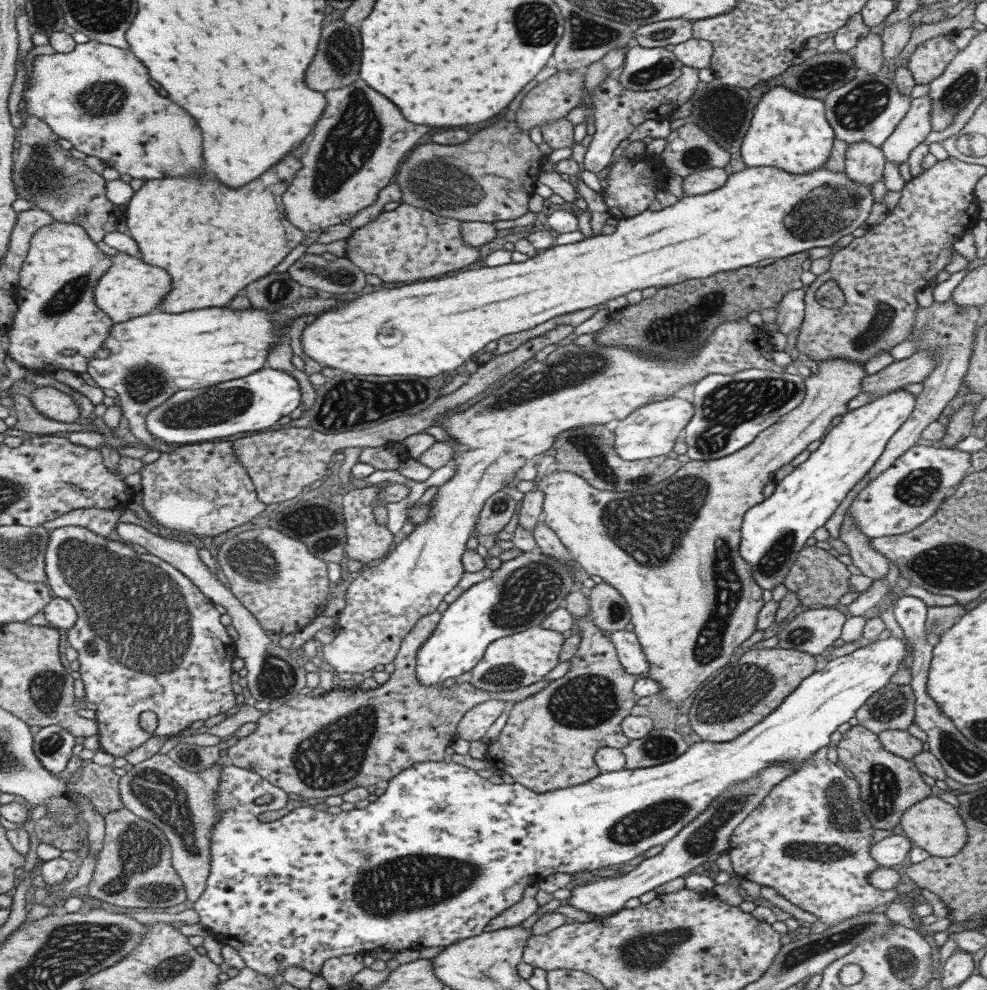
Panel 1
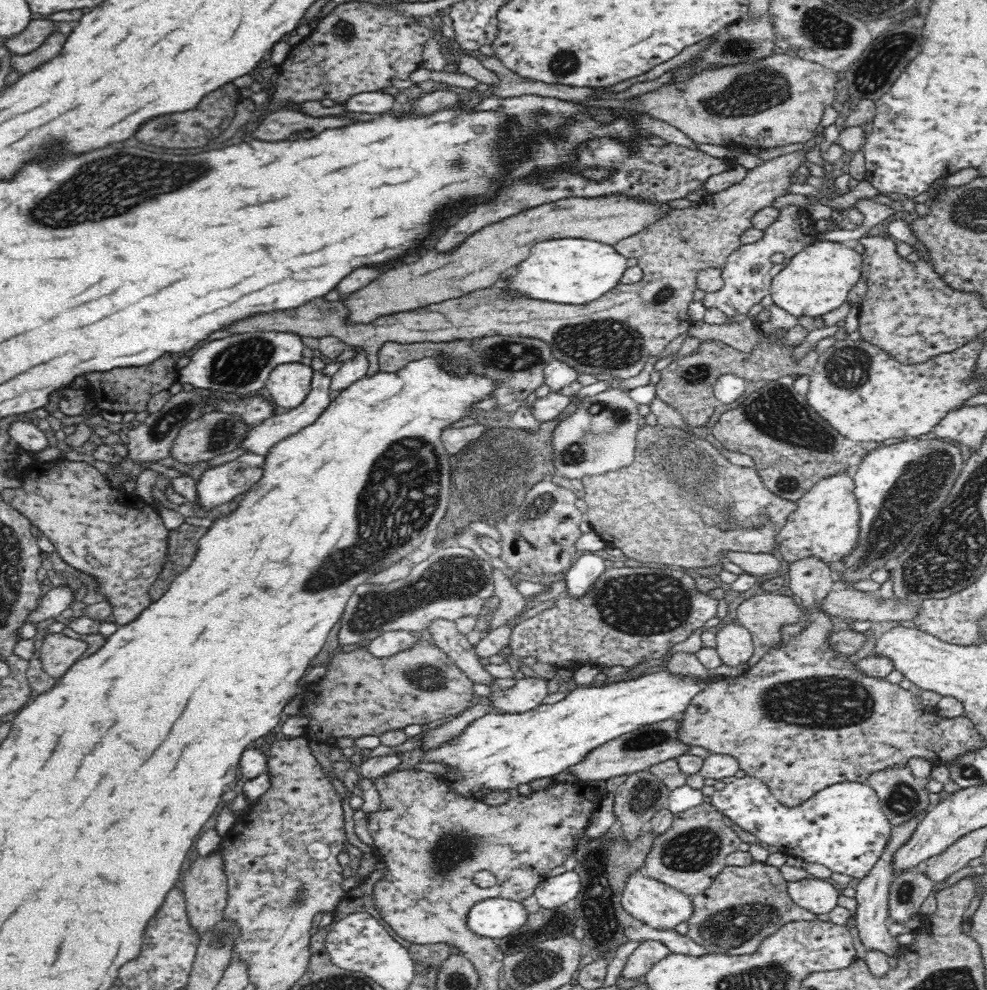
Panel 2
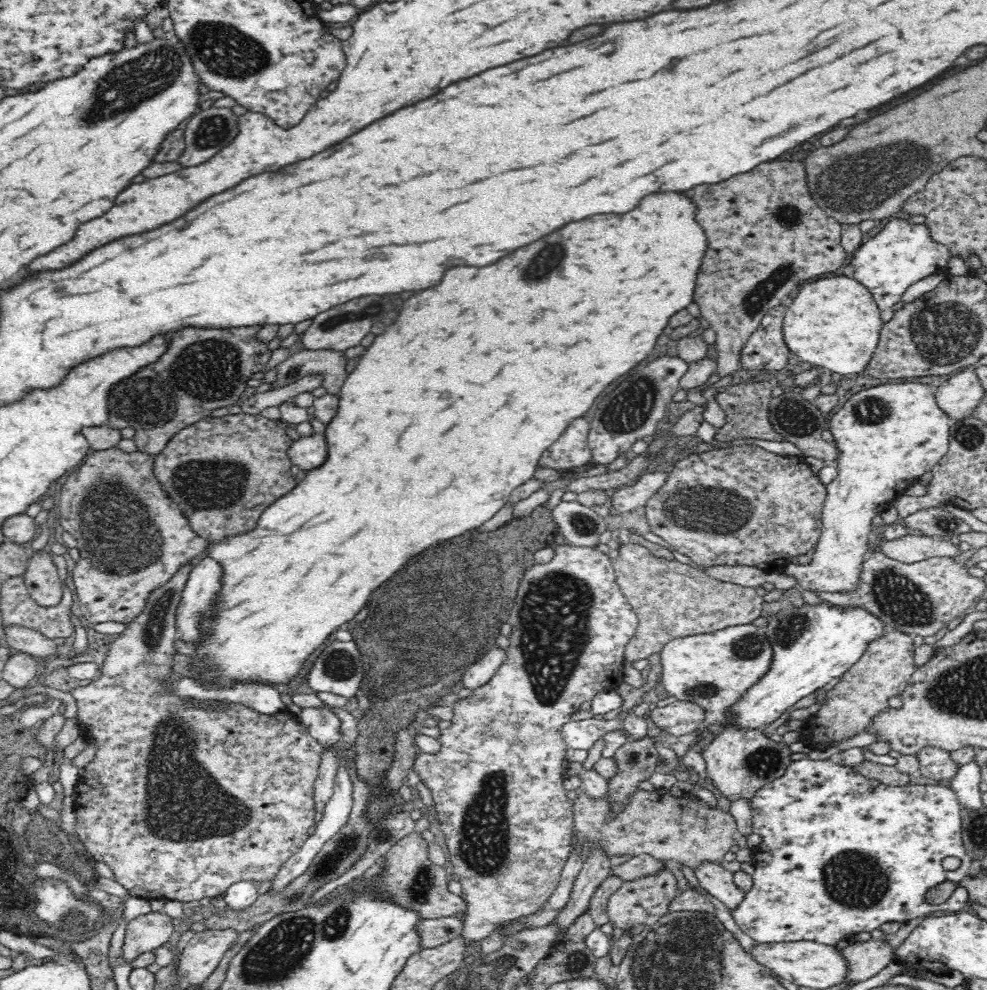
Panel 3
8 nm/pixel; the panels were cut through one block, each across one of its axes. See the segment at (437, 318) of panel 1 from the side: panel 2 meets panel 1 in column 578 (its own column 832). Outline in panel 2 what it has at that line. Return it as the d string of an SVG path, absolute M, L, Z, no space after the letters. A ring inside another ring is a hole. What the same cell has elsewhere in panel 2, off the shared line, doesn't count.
M816 240L814 244L804 247L798 254L791 256L790 262L785 262L784 270L778 272L772 280L770 296L774 304L798 318L799 316L822 317L826 312L847 302L850 289L856 286L858 280L863 277L862 264L863 256L853 248L840 242Z

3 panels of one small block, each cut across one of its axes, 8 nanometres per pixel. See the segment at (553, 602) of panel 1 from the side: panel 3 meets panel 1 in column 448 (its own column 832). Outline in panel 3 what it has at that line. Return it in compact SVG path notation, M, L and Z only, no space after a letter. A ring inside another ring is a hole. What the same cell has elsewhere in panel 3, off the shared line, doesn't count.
M821 603L780 608L778 614L769 617L768 626L763 628L772 646L771 666L767 674L740 701L726 710L733 712L735 717L726 717L722 724L714 724L707 729L700 728L699 752L702 754L713 736L724 727L763 730L788 706L822 689L833 678L842 676L858 662L868 645L884 636L884 627L878 617L854 605L834 607Z

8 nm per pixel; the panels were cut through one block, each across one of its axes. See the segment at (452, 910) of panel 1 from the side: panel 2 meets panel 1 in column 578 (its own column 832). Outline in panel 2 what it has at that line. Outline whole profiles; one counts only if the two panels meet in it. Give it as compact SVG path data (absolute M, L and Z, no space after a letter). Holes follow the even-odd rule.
M745 775L714 791L711 803L747 838L753 837L758 843L780 848L786 855L859 879L880 858L893 825L881 809L877 792L858 781L831 784L798 806L786 807L760 779Z

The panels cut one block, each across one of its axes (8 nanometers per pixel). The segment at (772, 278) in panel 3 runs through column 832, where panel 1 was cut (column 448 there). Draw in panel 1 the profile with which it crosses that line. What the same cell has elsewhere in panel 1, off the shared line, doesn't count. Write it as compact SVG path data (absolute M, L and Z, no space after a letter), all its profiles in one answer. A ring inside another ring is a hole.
M402 203L396 210L382 211L377 219L353 231L346 239L344 256L365 275L375 275L383 282L410 282L458 272L477 262L480 256L478 246L470 246L461 238L462 223Z

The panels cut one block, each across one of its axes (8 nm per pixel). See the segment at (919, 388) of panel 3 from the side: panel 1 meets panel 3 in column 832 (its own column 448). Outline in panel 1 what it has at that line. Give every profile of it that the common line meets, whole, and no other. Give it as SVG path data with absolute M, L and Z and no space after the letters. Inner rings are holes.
M742 317L737 321L720 323L718 328L713 332L713 335L710 335L706 339L706 342L697 350L697 353L695 355L690 355L686 360L680 359L677 361L662 362L662 360L656 360L656 358L638 354L638 352L634 352L634 349L621 347L620 345L599 345L598 343L590 342L585 346L579 346L578 344L570 343L568 345L559 346L548 354L545 360L534 361L528 368L522 370L520 373L516 374L516 376L510 378L510 380L507 380L505 384L502 384L496 391L486 396L486 398L482 398L482 400L476 404L472 404L470 408L466 408L466 410L462 410L462 412L456 412L456 414L450 414L450 416L445 415L442 417L439 423L442 428L452 436L453 440L455 440L454 442L450 442L450 445L452 445L455 450L455 455L451 462L451 465L455 467L454 476L450 478L448 482L439 486L438 491L431 500L431 507L427 512L427 519L418 523L412 532L406 535L405 538L397 544L392 552L387 553L387 557L383 562L380 562L378 565L363 568L359 576L348 586L345 591L346 606L337 616L338 619L335 624L336 638L334 638L330 644L322 648L322 657L324 661L333 669L335 674L339 674L340 676L348 676L352 673L356 674L357 672L362 674L362 672L372 670L378 665L388 665L394 662L405 636L414 629L414 626L416 626L422 617L437 612L436 608L438 608L440 602L444 600L446 594L448 594L462 578L465 570L461 558L467 549L466 542L468 542L468 538L475 534L475 525L477 524L484 503L495 492L505 488L505 485L508 485L516 476L521 477L520 472L522 466L524 466L526 462L532 460L532 457L538 456L546 452L546 450L553 448L553 444L561 432L570 430L571 428L578 428L579 426L588 426L589 424L613 425L613 423L622 421L632 414L632 412L638 411L638 408L642 408L642 406L646 406L648 403L672 397L673 394L676 394L678 390L682 390L687 384L695 384L708 374L726 375L736 374L742 370L770 370L776 368L775 360L773 359L775 351L776 349L770 340L767 330L765 328L752 327L746 320L746 317Z

